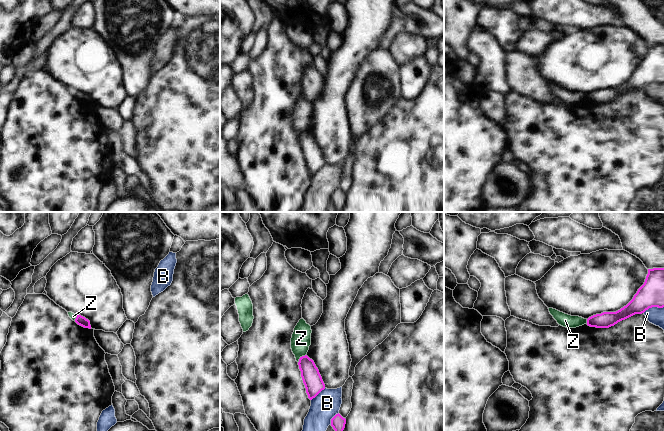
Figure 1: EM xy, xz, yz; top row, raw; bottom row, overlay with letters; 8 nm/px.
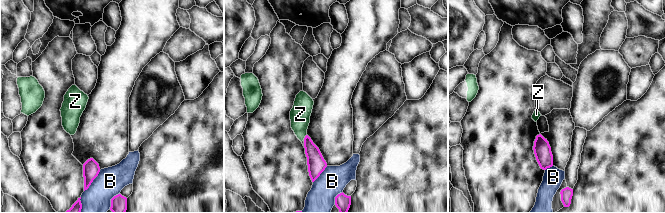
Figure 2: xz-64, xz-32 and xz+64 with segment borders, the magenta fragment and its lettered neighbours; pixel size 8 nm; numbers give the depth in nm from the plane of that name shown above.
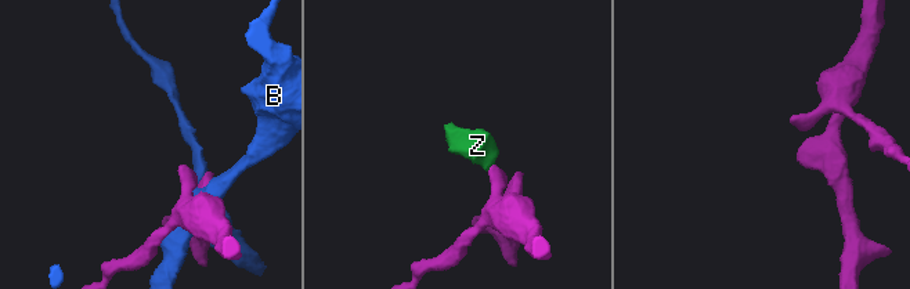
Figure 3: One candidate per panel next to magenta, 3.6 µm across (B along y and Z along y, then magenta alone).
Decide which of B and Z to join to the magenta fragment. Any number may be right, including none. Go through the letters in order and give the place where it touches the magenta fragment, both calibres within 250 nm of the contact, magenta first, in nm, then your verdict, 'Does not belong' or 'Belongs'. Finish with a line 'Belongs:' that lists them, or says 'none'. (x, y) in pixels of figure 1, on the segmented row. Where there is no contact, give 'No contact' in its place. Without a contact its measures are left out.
B: Touches magenta at xz (318, 393). Thickness 150 nm (magenta) against 220 nm. Does not belong
Z: Touches magenta at xz (301, 357). Thickness 150 nm (magenta) against 160 nm. Does not belong
Belongs: none.

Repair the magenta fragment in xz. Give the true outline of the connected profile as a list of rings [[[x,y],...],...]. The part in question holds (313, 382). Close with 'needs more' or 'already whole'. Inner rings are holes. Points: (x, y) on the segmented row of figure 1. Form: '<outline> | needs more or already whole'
[[[307,355],[300,357],[298,365],[308,398],[312,400],[325,389],[325,384],[314,361]]] | already whole

